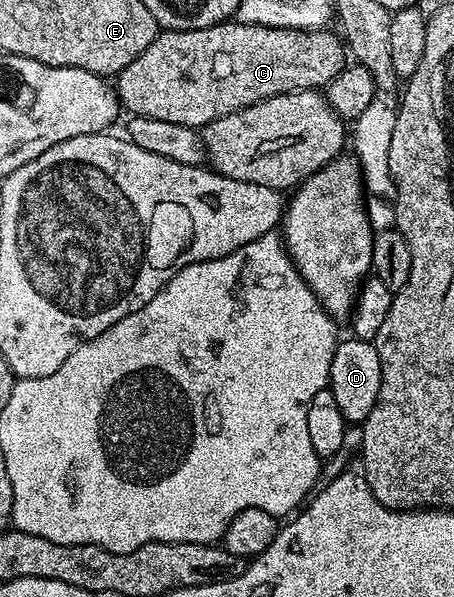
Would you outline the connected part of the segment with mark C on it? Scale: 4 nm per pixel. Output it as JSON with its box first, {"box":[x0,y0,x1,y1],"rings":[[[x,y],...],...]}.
{"box":[115,21,347,129],"rings":[[[222,21],[211,25],[207,29],[191,29],[190,31],[167,31],[162,30],[153,41],[126,68],[115,75],[115,90],[122,108],[125,107],[133,115],[146,115],[155,117],[159,121],[171,121],[184,127],[200,129],[215,121],[219,117],[227,117],[227,113],[235,113],[244,107],[250,107],[261,103],[264,99],[279,97],[283,93],[295,93],[296,91],[312,91],[328,87],[330,81],[341,74],[347,66],[347,47],[340,34],[332,35],[329,29],[314,29],[312,31],[300,31],[299,29],[287,29],[286,27],[264,27],[263,25],[251,25],[236,21]]]}

